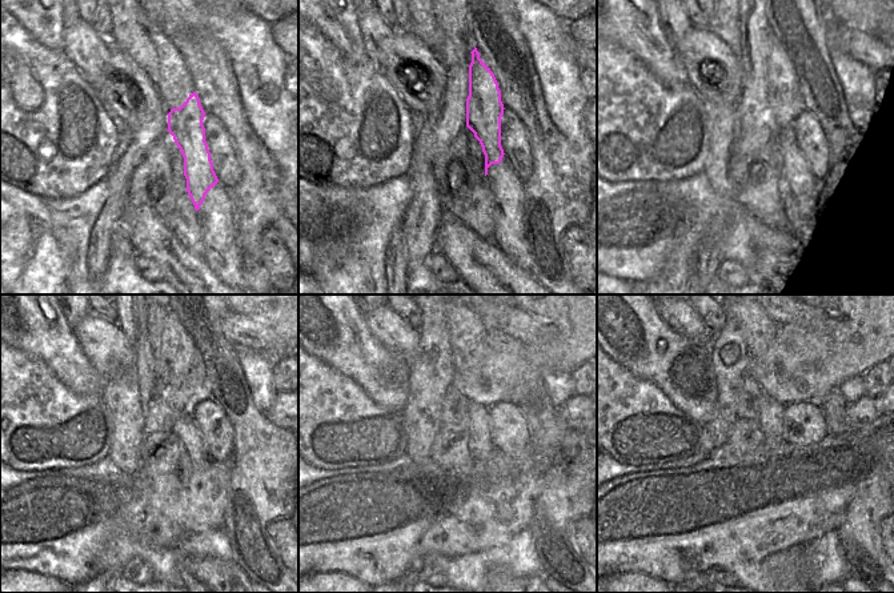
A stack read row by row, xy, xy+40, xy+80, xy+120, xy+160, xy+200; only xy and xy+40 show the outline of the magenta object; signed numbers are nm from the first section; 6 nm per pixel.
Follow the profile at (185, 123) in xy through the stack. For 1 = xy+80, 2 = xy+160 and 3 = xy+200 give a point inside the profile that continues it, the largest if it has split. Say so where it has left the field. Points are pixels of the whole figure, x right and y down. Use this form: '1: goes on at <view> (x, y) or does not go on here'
1: goes on at xy+80 (785, 103)
2: goes on at xy+160 (468, 337)
3: goes on at xy+200 (758, 329)

